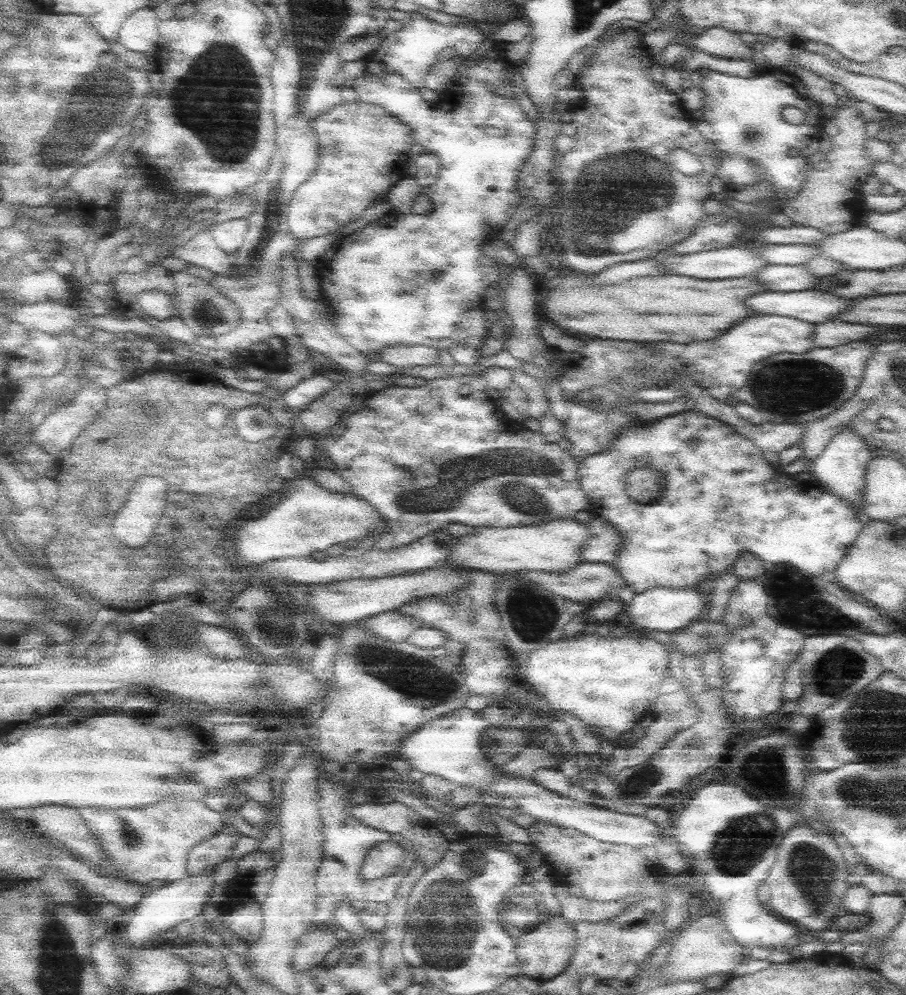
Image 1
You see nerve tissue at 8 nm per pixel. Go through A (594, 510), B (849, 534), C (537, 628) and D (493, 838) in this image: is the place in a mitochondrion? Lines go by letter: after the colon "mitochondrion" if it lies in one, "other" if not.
A: other
B: other
C: mitochondrion
D: other

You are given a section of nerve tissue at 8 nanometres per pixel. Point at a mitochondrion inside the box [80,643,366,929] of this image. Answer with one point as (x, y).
(133, 836)

